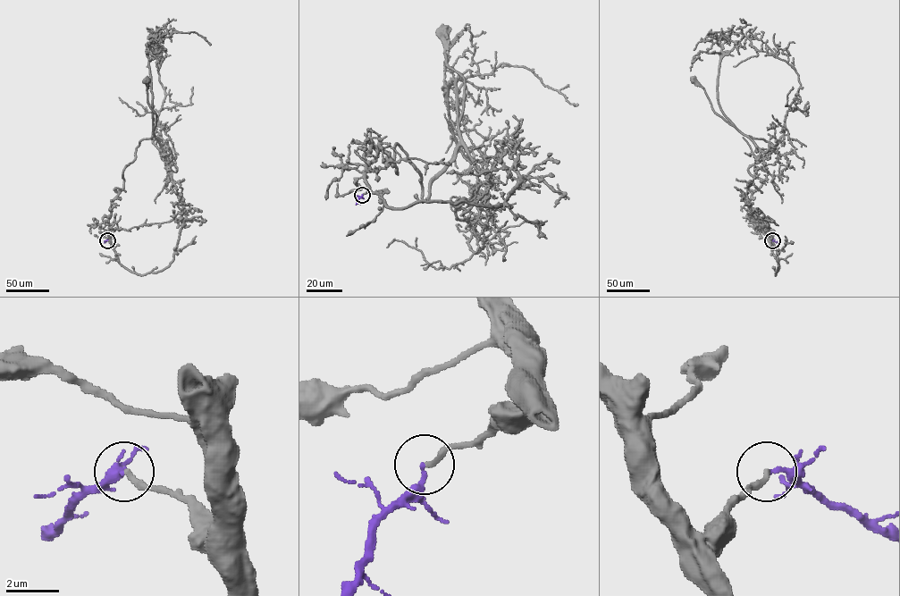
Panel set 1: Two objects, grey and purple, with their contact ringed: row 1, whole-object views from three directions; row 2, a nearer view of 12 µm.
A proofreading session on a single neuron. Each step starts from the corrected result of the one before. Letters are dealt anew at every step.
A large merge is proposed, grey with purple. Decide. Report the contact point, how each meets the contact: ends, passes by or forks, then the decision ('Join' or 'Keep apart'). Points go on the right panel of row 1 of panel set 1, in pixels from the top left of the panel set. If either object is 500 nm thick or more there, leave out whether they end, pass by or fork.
Place: (772, 240). At the ring grey ends. At the ring purple ends. Keep apart

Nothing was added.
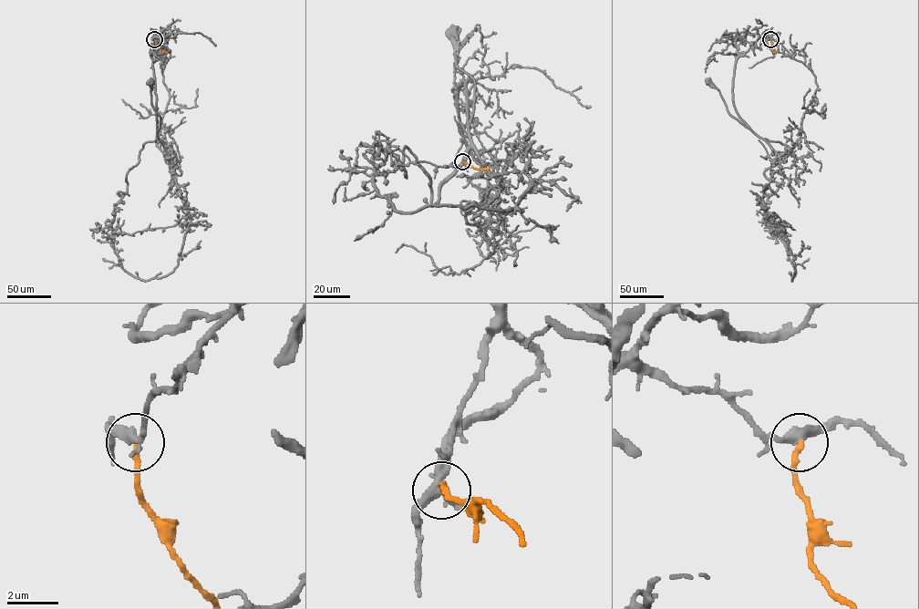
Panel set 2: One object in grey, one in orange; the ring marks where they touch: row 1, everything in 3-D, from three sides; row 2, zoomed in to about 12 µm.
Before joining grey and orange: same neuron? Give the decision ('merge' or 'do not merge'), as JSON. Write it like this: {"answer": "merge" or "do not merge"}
{"answer": "do not merge"}

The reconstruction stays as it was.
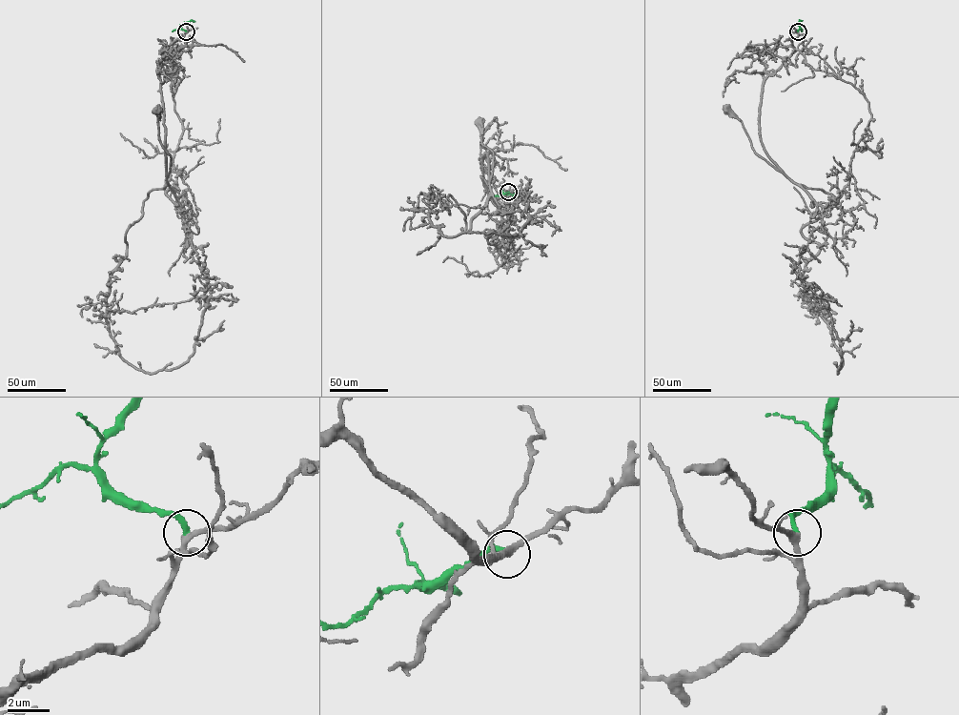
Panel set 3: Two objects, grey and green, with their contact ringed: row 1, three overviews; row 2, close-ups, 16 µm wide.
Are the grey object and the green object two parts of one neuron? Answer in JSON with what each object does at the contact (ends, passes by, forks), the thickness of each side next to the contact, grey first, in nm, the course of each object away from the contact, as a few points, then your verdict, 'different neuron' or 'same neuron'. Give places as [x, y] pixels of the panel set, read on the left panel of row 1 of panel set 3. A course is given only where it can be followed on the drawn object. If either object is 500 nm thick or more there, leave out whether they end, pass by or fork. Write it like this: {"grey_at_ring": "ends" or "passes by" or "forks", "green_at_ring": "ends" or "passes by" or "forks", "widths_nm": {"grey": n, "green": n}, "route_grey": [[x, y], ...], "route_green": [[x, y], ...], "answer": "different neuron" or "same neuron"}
{"grey_at_ring": "passes by", "green_at_ring": "ends", "widths_nm": {"grey": 280, "green": 240}, "route_grey": [[186, 31], [163, 52], [160, 70], [167, 175], [171, 154], [159, 136], [156, 111]], "route_green": [[186, 31], [181, 26], [194, 21]], "answer": "same neuron"}

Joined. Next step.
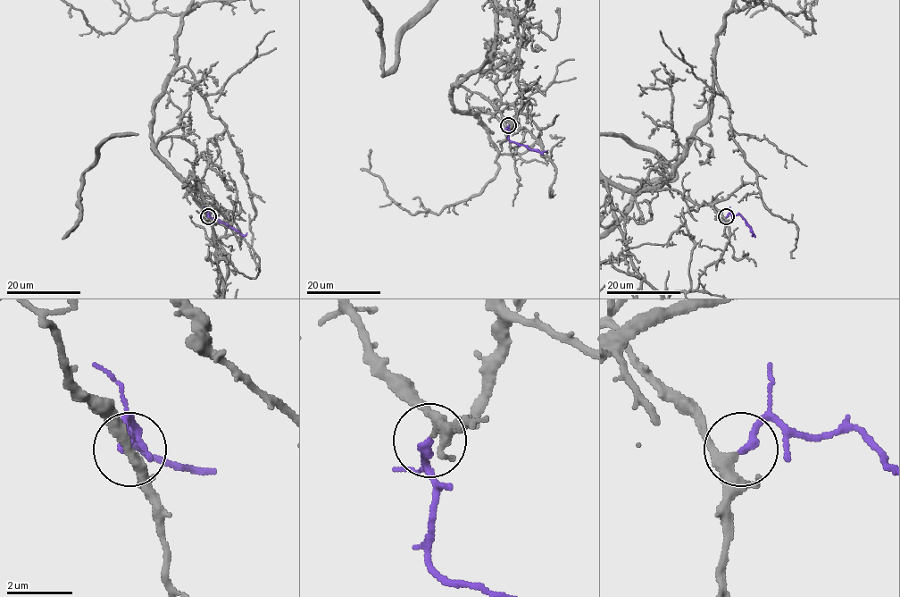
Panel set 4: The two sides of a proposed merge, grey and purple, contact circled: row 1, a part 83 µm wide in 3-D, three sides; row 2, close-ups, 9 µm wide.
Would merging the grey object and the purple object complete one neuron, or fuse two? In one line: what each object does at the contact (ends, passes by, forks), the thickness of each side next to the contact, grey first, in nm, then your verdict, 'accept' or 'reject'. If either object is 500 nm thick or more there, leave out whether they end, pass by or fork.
grey passes by | purple ends | 280/280 nm | accept

